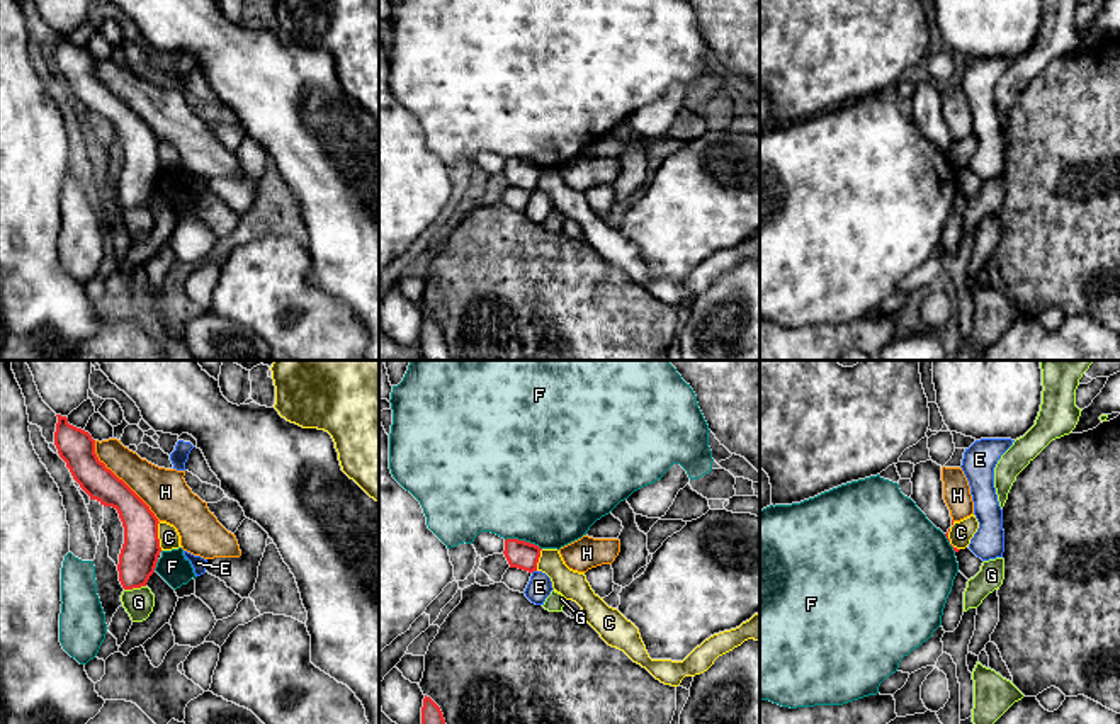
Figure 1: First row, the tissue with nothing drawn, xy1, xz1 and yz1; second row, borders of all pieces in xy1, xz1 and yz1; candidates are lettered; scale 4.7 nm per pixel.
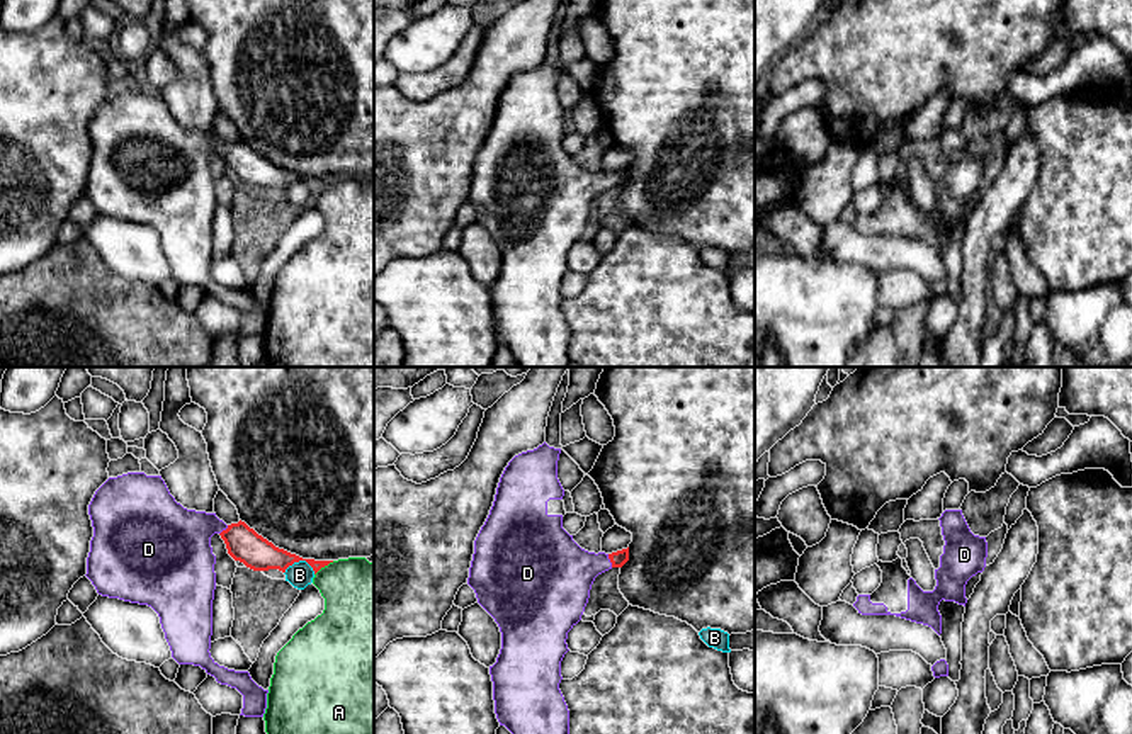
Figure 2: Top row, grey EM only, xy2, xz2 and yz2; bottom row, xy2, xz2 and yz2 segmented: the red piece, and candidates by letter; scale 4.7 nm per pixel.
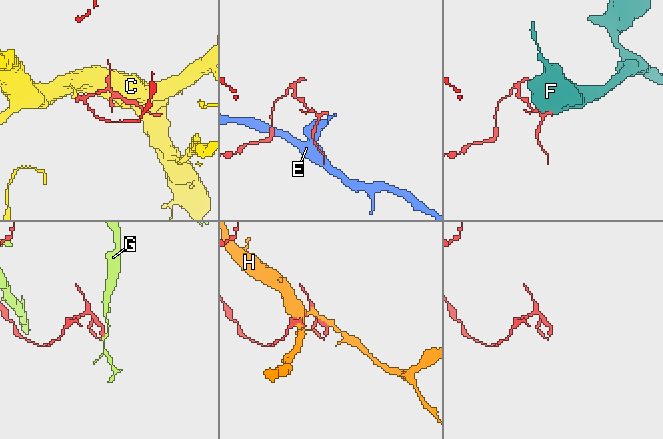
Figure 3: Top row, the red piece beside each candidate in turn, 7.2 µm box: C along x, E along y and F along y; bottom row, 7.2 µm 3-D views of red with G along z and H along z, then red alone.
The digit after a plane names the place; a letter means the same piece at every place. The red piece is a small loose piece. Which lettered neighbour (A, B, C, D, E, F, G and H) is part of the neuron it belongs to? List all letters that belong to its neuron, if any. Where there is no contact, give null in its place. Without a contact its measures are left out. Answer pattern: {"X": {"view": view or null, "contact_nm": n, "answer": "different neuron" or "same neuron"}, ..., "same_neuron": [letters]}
{"A": {"view": "xy2", "contact_nm": 120, "answer": "different neuron"}, "B": {"view": "xy2", "contact_nm": 150, "answer": "different neuron"}, "C": {"view": "xy1", "contact_nm": 140, "answer": "different neuron"}, "D": {"view": "xz2", "contact_nm": 70, "answer": "same neuron"}, "E": {"view": "xz1", "contact_nm": 30, "answer": "different neuron"}, "F": {"view": "xz1", "contact_nm": 180, "answer": "different neuron"}, "G": {"view": "xy1", "contact_nm": 110, "answer": "different neuron"}, "H": {"view": "xy1", "contact_nm": 500, "answer": "different neuron"}, "same_neuron": ["D"]}

